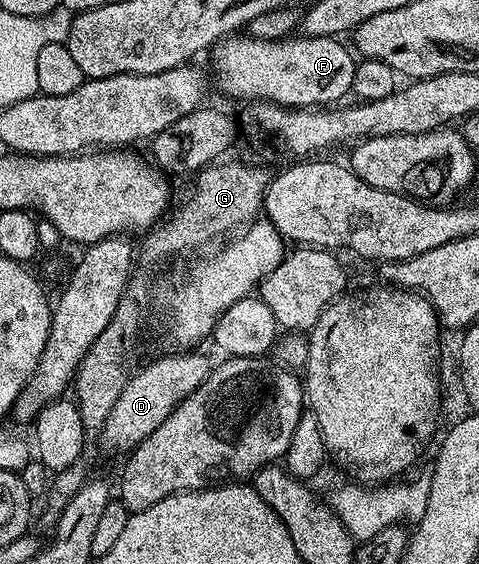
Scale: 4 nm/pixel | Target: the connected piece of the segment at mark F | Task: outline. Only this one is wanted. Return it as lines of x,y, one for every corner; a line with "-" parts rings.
230,35
211,49
213,77
219,92
246,97
244,100
249,103
272,101
286,107
329,107
351,93
355,57
341,43
336,37
290,35
282,41
269,41
265,37

